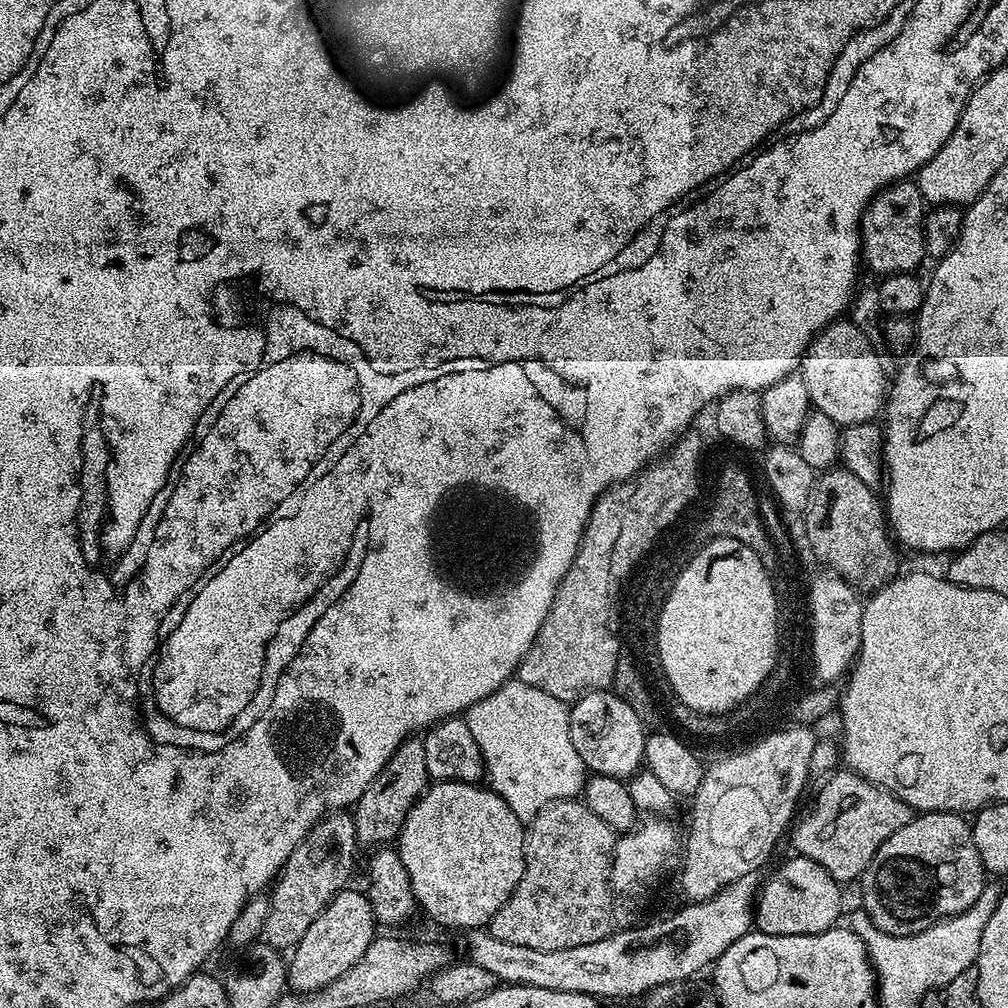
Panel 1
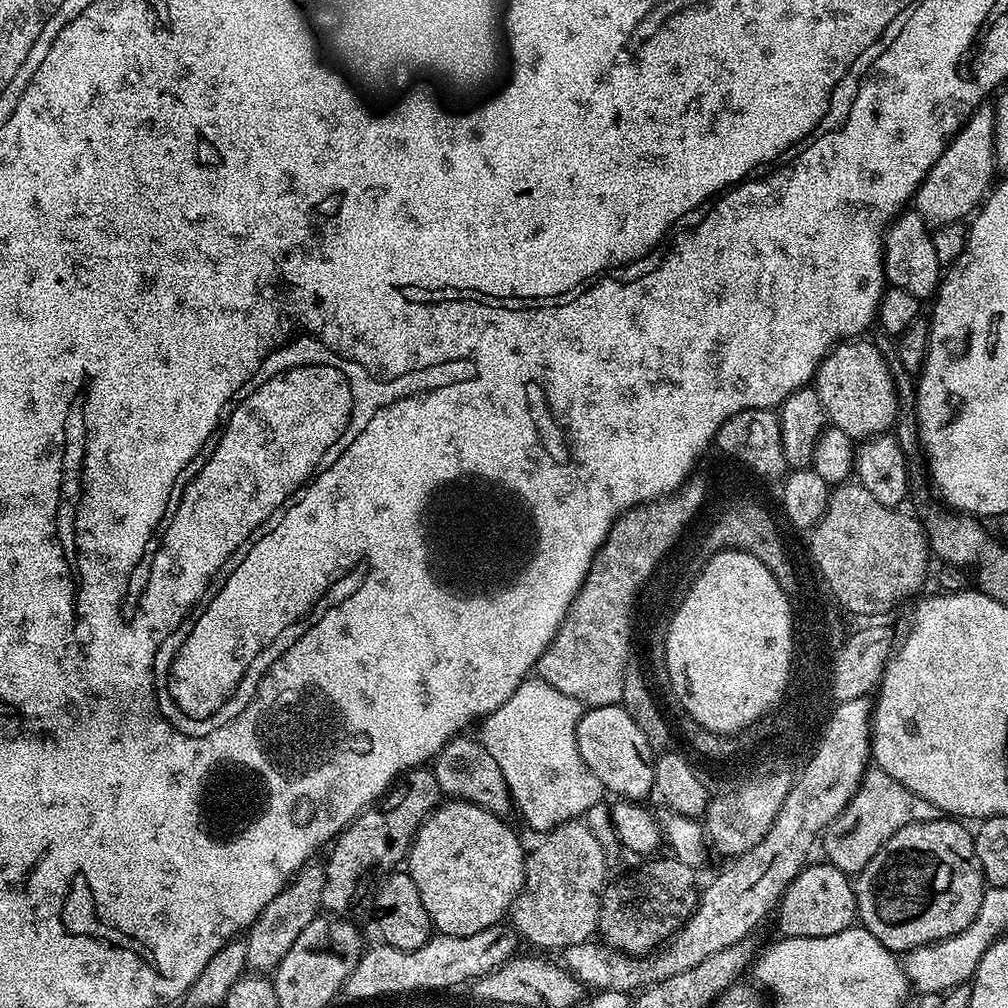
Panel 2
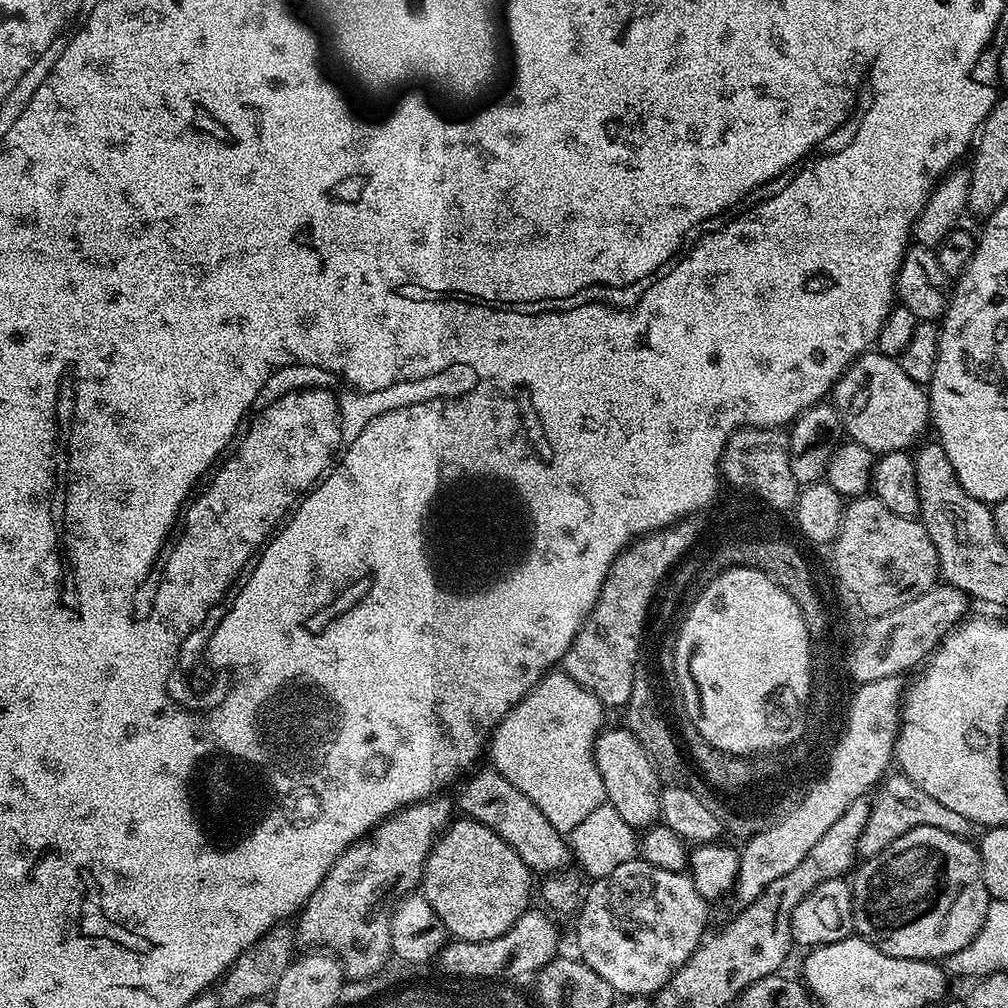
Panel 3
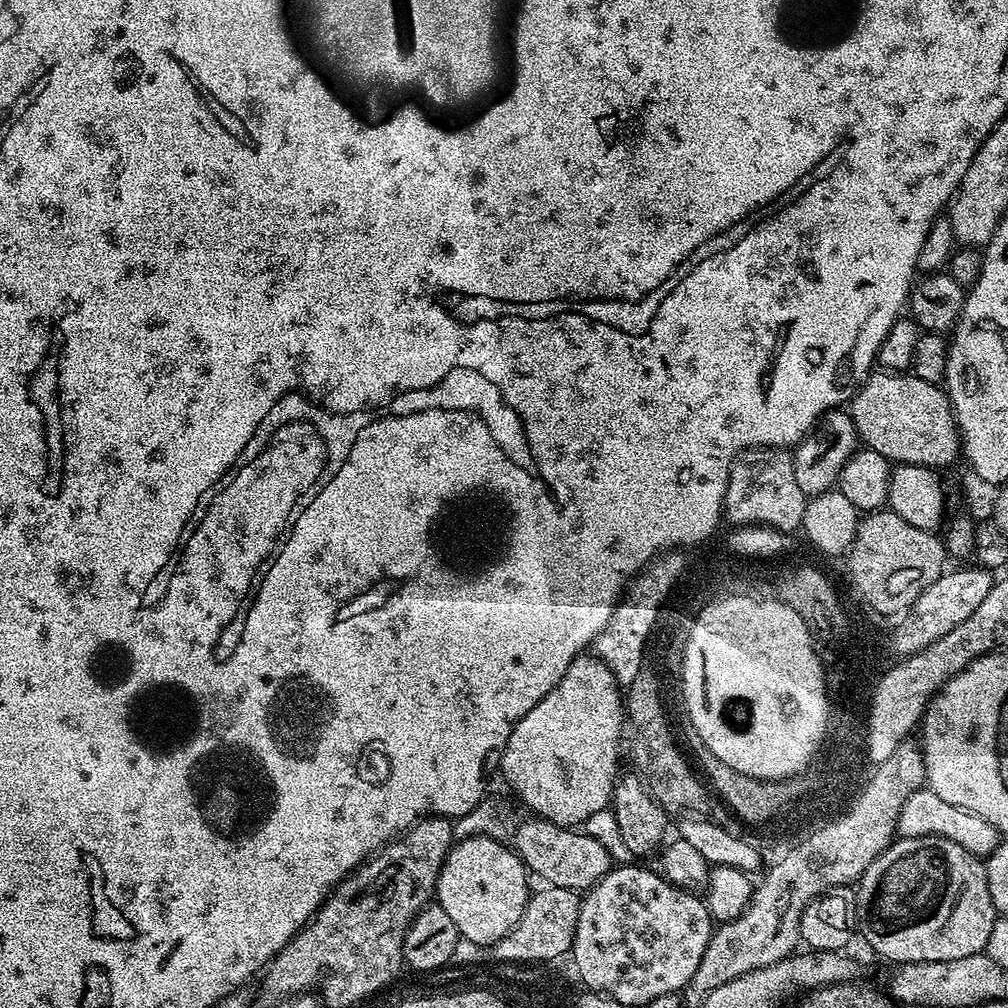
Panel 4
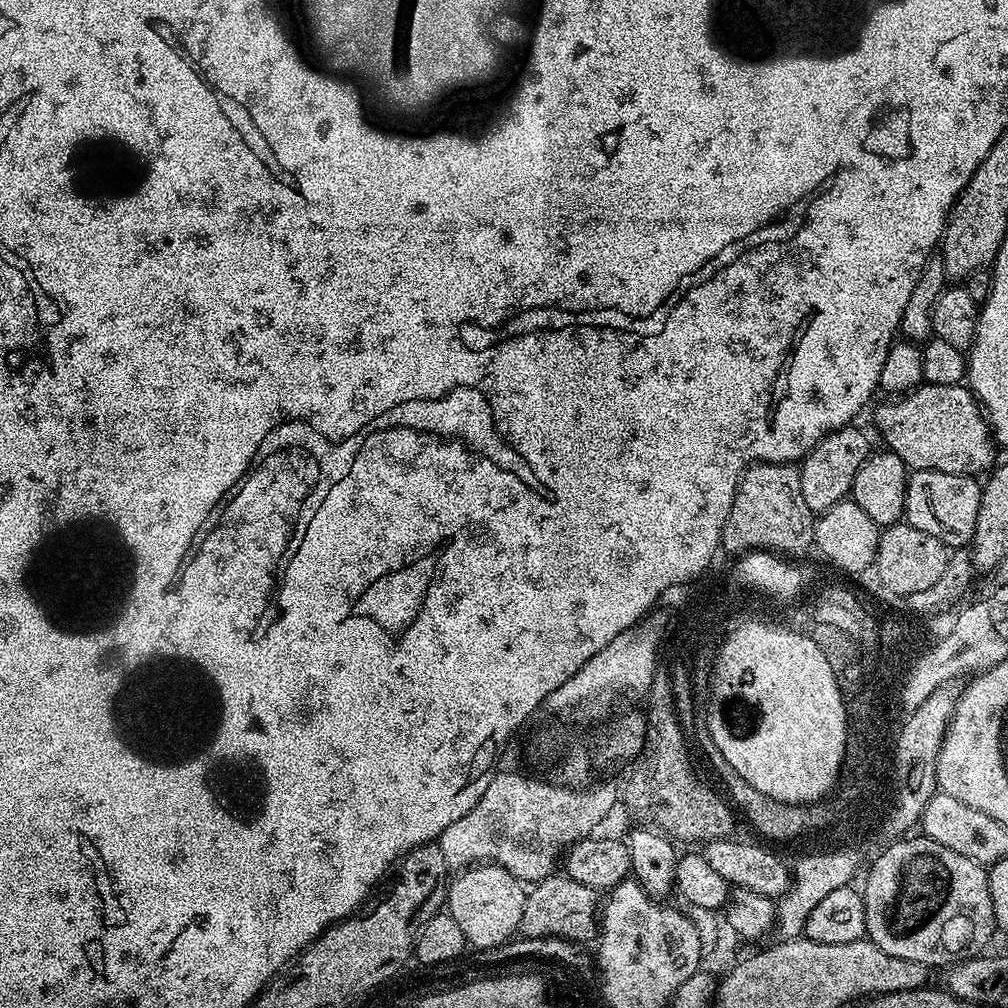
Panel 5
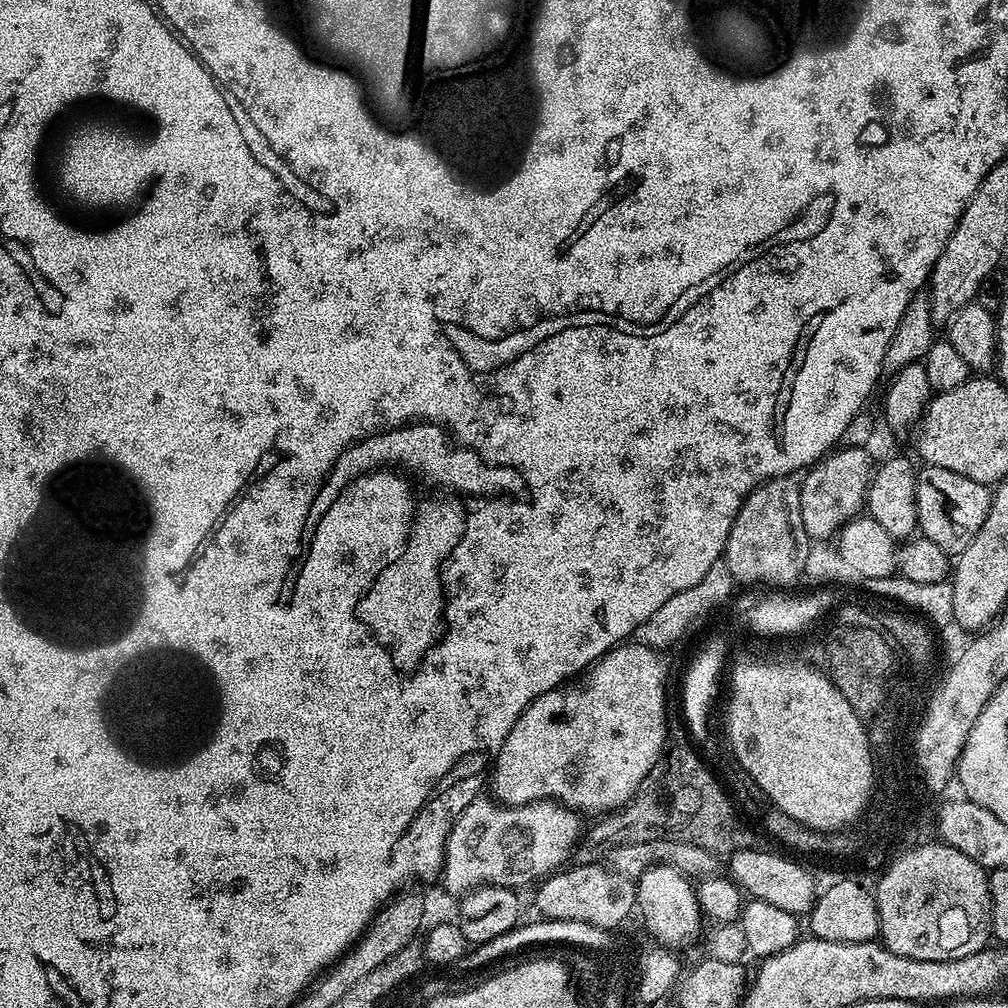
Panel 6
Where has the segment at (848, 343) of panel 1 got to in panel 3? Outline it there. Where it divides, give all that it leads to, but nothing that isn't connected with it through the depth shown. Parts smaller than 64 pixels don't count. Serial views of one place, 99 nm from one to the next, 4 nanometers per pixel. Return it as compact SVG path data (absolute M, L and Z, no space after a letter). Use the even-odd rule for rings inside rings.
M875 350L863 352L840 375L838 382L832 387L830 400L838 410L840 424L844 427L847 439L851 443L866 446L866 450L874 454L911 449L925 439L924 431L929 431L930 428L927 391L921 385L910 382L910 378L906 378L897 357L887 356Z

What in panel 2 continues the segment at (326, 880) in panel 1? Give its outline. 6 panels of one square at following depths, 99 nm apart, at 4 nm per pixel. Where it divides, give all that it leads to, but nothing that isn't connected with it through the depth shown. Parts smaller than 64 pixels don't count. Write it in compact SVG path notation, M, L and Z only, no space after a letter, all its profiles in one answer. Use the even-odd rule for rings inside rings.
M309 862L292 877L289 884L281 890L258 914L258 918L252 923L252 927L246 932L246 950L248 951L248 968L256 974L272 974L290 954L290 946L298 942L298 934L310 926L310 922L316 919L321 911L320 899L322 898L322 886L324 885L324 868L316 862Z

